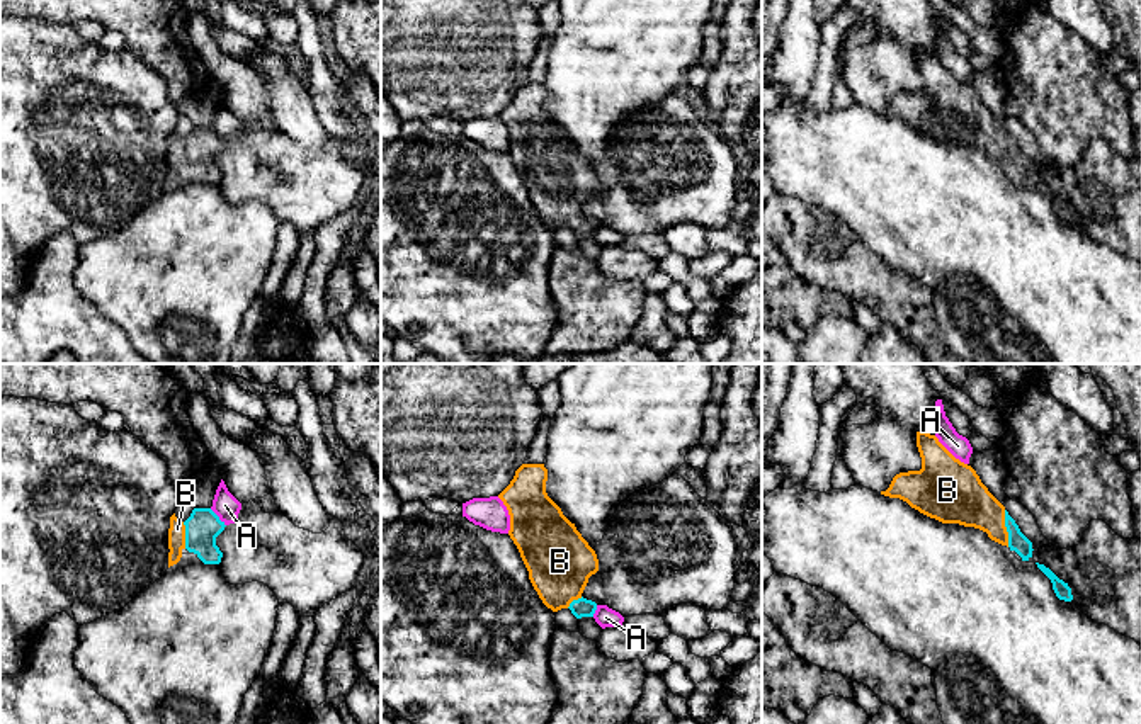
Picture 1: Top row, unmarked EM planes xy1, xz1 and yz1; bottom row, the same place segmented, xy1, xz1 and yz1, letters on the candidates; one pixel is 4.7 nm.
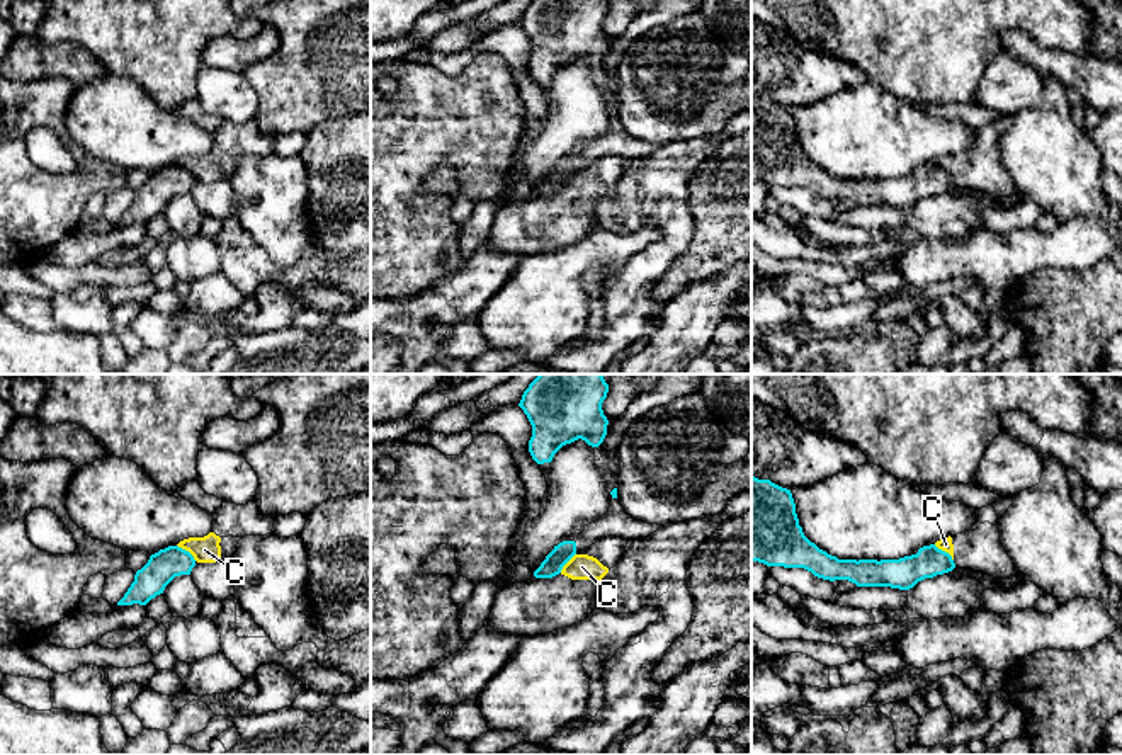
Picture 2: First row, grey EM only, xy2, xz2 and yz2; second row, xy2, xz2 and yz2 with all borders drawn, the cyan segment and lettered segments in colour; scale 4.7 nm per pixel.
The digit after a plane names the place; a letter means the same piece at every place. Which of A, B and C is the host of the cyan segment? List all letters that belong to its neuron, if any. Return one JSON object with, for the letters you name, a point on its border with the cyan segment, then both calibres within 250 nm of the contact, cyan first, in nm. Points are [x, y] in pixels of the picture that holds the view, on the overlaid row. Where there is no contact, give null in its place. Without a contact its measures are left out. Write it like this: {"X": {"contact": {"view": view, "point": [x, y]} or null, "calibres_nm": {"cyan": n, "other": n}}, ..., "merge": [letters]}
{"B": {"contact": {"view": "yz1", "point": [1007, 529]}, "calibres_nm": {"cyan": 90, "other": 240}}, "merge": ["B"]}

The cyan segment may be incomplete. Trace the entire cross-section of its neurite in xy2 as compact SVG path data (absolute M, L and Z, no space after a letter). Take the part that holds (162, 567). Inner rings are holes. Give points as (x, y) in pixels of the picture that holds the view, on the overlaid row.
M178 546L160 549L136 571L134 582L117 605L146 605L151 599L163 593L175 576L190 575L194 566L196 559L189 551Z

